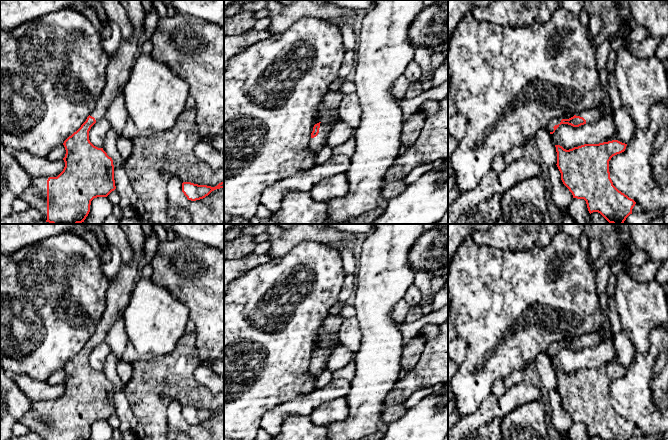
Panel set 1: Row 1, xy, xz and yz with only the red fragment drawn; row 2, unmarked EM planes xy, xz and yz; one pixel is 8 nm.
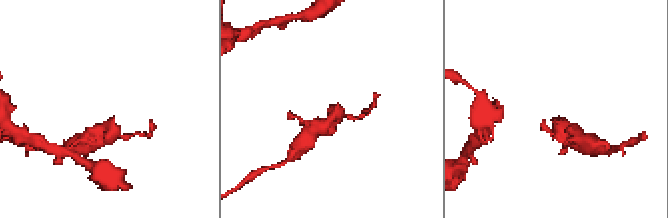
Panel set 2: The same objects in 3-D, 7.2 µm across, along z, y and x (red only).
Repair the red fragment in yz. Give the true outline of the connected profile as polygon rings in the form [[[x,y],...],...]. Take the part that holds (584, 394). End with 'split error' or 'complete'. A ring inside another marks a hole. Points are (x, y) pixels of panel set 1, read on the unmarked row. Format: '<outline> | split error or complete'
[[[612,364],[584,368],[566,374],[555,369],[557,391],[573,422],[584,423],[589,437],[629,440],[636,426],[619,415],[610,402],[609,385],[625,375],[627,368]]] | complete

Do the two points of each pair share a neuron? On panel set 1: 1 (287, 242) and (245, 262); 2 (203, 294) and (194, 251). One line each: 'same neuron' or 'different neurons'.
1: different neurons
2: same neuron

